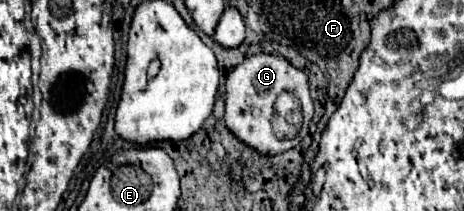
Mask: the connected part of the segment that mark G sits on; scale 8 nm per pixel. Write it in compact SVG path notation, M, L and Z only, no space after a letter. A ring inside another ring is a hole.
M257 54L249 56L245 62L241 62L225 80L225 124L231 134L235 134L243 144L255 146L255 150L263 156L275 156L285 150L291 150L299 144L299 140L307 134L307 126L313 118L313 100L309 96L309 84L307 76L293 68L285 58L271 56L271 54ZM281 92L293 92L303 108L305 120L303 130L291 138L291 140L279 140L275 138L271 130L271 114L273 114L273 102Z

